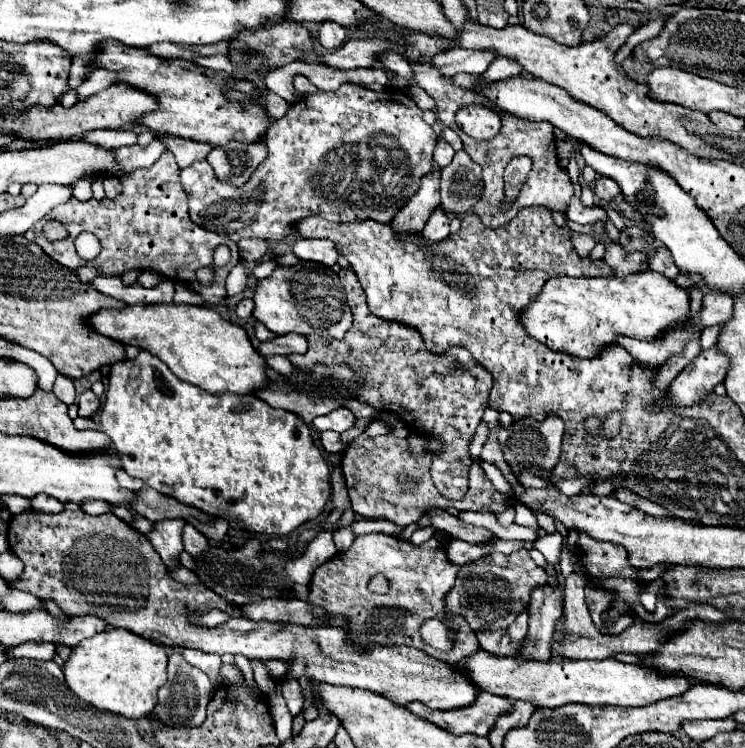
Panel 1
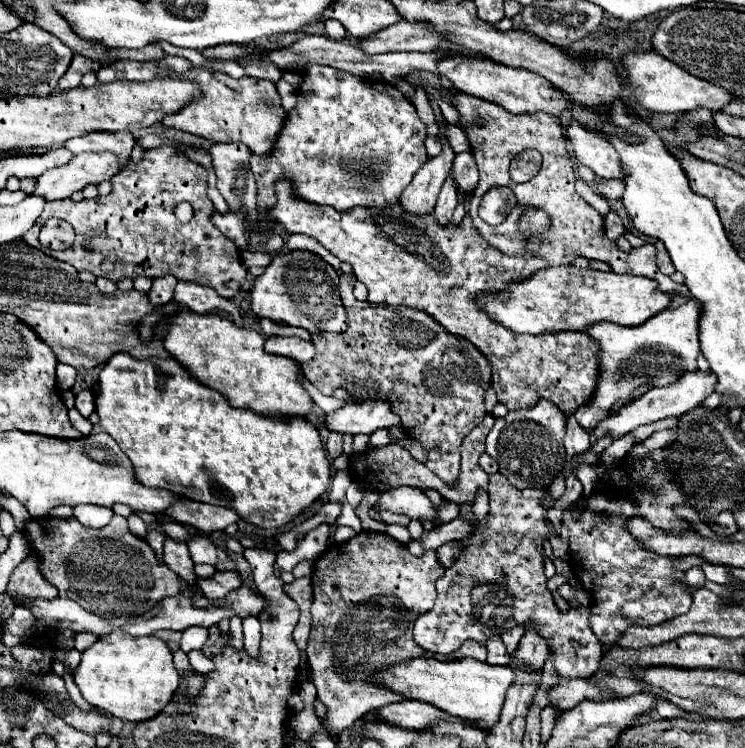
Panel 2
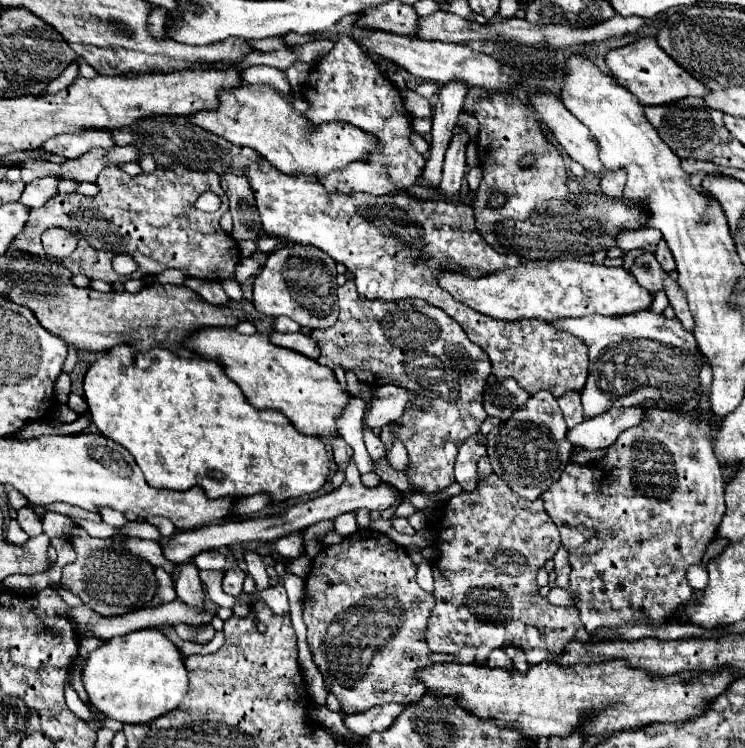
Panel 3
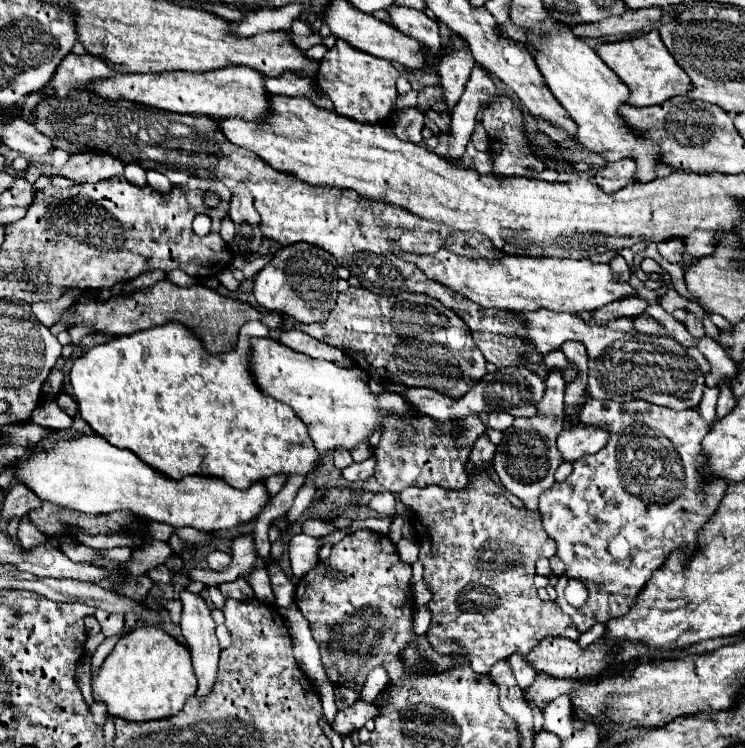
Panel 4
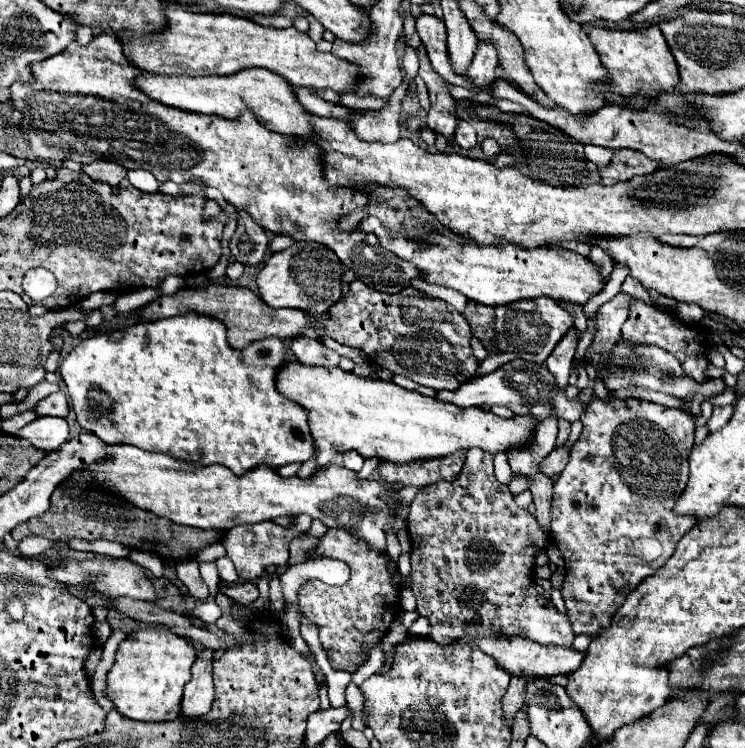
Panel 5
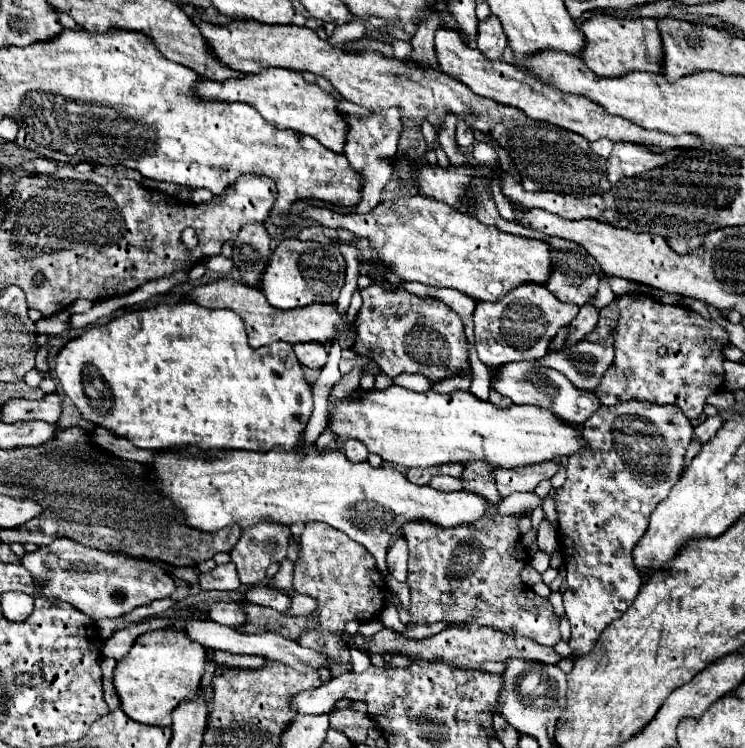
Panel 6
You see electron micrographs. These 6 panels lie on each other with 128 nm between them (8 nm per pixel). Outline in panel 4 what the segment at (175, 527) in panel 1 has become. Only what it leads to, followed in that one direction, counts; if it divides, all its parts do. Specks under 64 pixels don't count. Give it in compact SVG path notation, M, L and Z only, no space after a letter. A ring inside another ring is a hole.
M182 590L180 592L180 600L184 604L182 608L182 622L180 622L180 628L182 628L182 636L186 638L186 644L190 648L190 654L192 654L192 664L194 664L194 674L196 674L196 680L198 680L198 690L196 690L196 698L198 700L204 700L214 684L216 684L216 674L218 674L218 658L220 658L220 646L218 646L218 640L214 636L214 620L210 616L210 606L208 602L200 596L200 594L192 594L192 592L186 592Z

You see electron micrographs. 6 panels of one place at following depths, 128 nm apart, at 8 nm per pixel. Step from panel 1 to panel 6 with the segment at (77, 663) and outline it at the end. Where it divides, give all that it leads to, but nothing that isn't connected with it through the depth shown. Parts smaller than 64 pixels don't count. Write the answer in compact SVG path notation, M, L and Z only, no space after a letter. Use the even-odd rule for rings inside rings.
M158 630L140 634L114 672L114 686L122 700L122 710L140 724L160 728L168 726L168 714L182 700L196 700L206 662L206 648L192 642L182 632Z

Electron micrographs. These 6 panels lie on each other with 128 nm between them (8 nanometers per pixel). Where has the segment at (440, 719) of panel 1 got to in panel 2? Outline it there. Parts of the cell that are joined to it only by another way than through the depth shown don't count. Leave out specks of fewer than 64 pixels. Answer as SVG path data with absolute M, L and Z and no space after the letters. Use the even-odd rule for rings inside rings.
M402 700L396 704L388 704L380 710L376 710L376 716L396 728L402 730L420 730L428 724L436 724L436 720L444 718L444 720L454 720L452 716L448 716L446 712L438 710L432 704L426 702L418 702L418 700Z

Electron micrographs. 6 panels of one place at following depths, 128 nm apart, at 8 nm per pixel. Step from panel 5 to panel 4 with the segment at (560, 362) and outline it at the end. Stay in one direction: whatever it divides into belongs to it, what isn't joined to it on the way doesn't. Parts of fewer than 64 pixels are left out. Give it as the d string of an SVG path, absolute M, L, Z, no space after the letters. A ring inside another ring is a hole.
M554 368L546 378L546 396L538 402L536 418L516 418L512 428L508 428L502 444L496 448L494 470L500 476L502 484L518 496L526 508L538 510L538 498L552 488L554 472L562 464L560 452L556 450L556 438L562 432L564 420L564 390L566 382L558 368Z

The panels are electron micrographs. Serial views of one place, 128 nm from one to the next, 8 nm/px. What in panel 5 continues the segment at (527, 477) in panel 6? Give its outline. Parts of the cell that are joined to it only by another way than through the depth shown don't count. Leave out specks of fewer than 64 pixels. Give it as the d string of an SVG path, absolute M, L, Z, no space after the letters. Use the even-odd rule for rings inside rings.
M560 446L560 448L552 450L552 452L540 462L538 470L540 470L542 474L546 474L548 478L558 476L558 474L564 470L564 466L568 464L568 452L570 452L570 450L568 450L566 446ZM512 476L512 480L510 480L510 492L512 492L512 496L518 496L520 492L524 492L524 490L528 490L530 488L530 480L526 478L526 476Z

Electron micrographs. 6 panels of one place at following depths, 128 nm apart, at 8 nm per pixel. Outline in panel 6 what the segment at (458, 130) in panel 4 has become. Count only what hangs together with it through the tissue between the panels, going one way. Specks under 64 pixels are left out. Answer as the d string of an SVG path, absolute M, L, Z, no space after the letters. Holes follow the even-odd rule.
M492 14L478 24L476 44L478 44L480 52L484 52L484 56L488 56L490 60L500 60L502 58L504 48L508 46L508 38L504 34L500 18L496 18Z

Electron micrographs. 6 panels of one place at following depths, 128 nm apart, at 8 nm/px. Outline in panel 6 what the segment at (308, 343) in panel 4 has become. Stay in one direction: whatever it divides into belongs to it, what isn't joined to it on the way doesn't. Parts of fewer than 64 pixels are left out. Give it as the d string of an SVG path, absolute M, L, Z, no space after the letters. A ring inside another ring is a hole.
M296 344L294 352L296 352L302 366L308 366L314 370L322 368L326 364L326 358L328 358L326 348L322 344Z

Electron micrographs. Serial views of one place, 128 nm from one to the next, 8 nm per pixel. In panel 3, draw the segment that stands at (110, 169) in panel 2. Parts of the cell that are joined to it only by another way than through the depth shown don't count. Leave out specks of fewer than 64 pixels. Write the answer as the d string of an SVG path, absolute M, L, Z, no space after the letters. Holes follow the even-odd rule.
M42 178L42 180L36 180L36 182L30 182L26 184L22 196L20 196L20 204L28 206L28 208L40 208L46 204L48 198L52 198L58 190L56 190L56 178Z

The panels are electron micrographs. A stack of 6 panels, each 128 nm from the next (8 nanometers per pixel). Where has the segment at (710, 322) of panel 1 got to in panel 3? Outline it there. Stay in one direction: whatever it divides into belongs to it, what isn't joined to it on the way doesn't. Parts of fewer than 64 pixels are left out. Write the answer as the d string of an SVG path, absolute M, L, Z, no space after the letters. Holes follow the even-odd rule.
M644 310L632 312L628 316L592 314L584 318L560 318L554 320L552 326L556 330L570 332L588 346L588 380L582 390L582 406L586 418L598 416L614 406L628 408L658 400L678 406L696 398L702 360L694 360L694 356L698 354L694 334L686 332L676 318L668 320L664 318L664 314ZM642 338L650 338L658 344L642 344Z

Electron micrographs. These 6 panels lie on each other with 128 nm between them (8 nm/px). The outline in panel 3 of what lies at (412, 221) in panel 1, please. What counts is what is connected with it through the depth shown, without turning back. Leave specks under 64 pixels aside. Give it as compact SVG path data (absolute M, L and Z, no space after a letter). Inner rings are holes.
M460 80L446 82L438 90L436 98L436 110L432 116L432 144L430 144L430 158L424 166L424 180L428 184L438 184L442 176L442 162L444 152L452 138L452 128L458 124L458 116L462 114L464 98L468 92L468 84Z

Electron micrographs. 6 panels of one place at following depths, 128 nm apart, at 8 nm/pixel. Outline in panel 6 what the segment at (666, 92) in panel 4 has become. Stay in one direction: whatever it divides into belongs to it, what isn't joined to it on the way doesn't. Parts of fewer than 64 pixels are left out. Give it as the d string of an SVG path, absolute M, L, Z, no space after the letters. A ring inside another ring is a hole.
M598 12L582 24L582 32L584 32L586 42L580 56L584 64L598 76L614 78L626 72L634 72L634 70L660 72L660 32L656 28L656 20L614 18L610 14Z

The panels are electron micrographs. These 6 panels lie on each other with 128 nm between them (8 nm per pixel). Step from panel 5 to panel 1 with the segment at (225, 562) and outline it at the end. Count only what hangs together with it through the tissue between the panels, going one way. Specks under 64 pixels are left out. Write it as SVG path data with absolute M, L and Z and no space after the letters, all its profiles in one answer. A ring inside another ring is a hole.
M186 524L184 526L184 534L182 534L182 538L184 538L184 550L192 556L192 558L200 558L204 552L208 552L208 538L202 534L202 532L198 532L192 524Z

